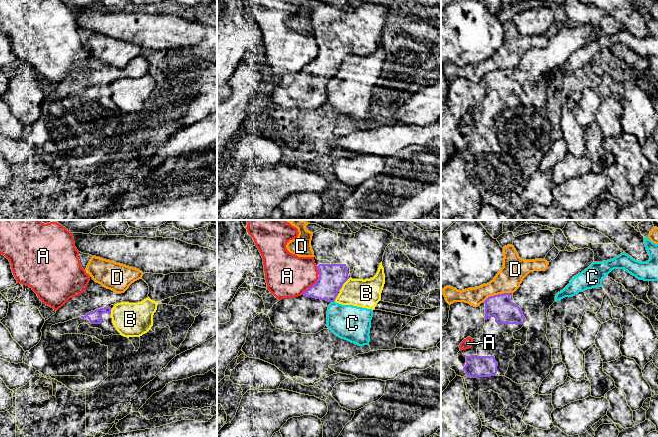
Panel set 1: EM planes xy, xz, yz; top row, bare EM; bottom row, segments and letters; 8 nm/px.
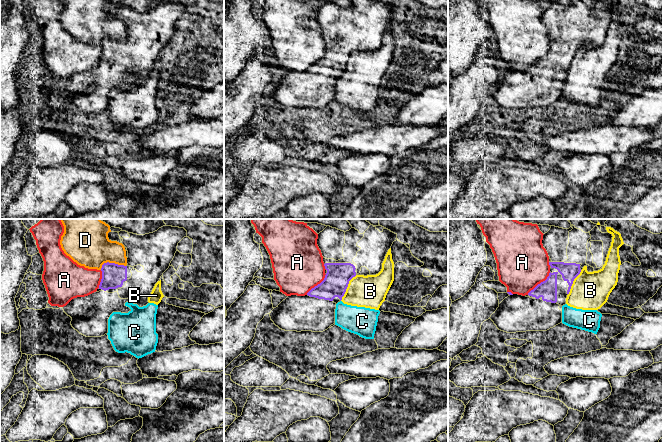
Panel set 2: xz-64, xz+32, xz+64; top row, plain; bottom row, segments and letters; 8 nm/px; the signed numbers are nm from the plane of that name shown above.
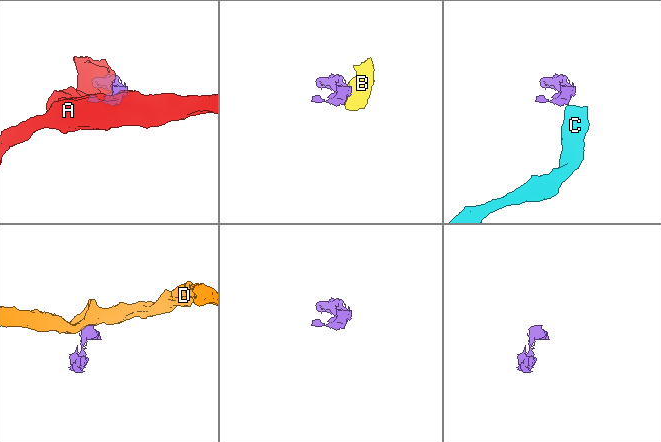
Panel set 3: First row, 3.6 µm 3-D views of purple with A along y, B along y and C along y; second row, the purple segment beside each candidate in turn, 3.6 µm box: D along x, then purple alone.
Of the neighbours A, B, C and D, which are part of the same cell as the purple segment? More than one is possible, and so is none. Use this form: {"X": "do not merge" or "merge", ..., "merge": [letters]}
{"A": "do not merge", "B": "do not merge", "C": "do not merge", "D": "do not merge", "merge": []}

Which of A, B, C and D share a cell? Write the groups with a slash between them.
A / B C / D

